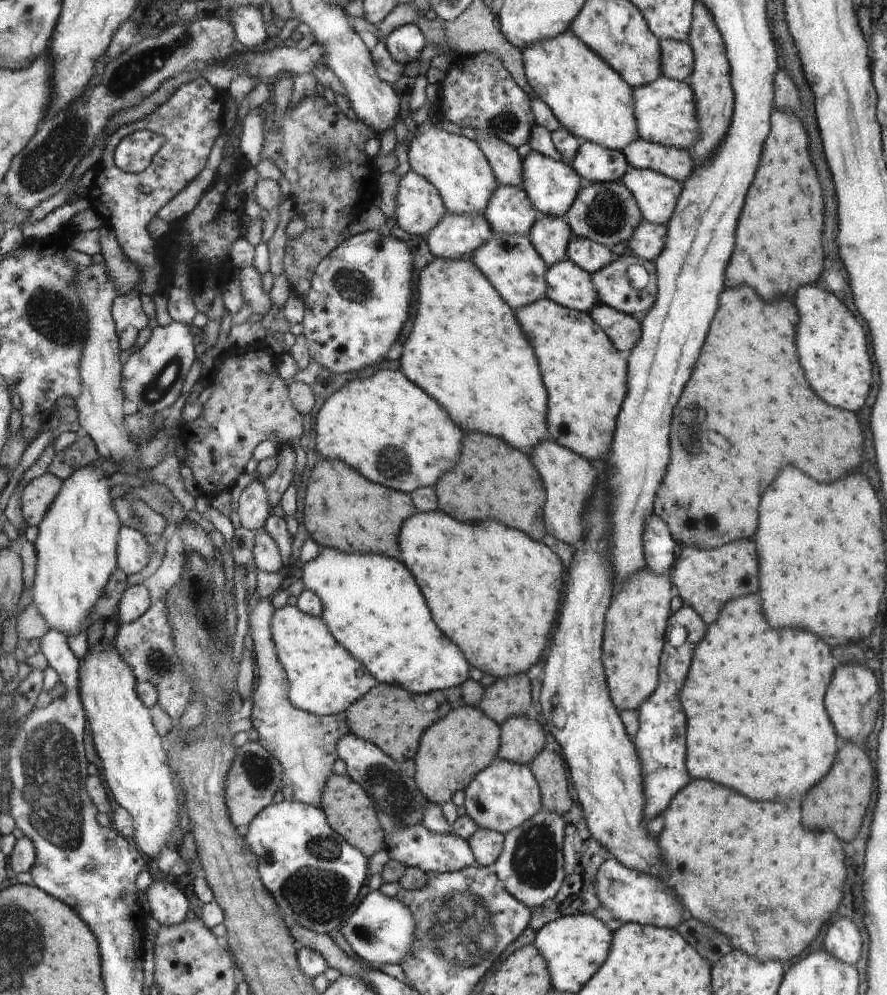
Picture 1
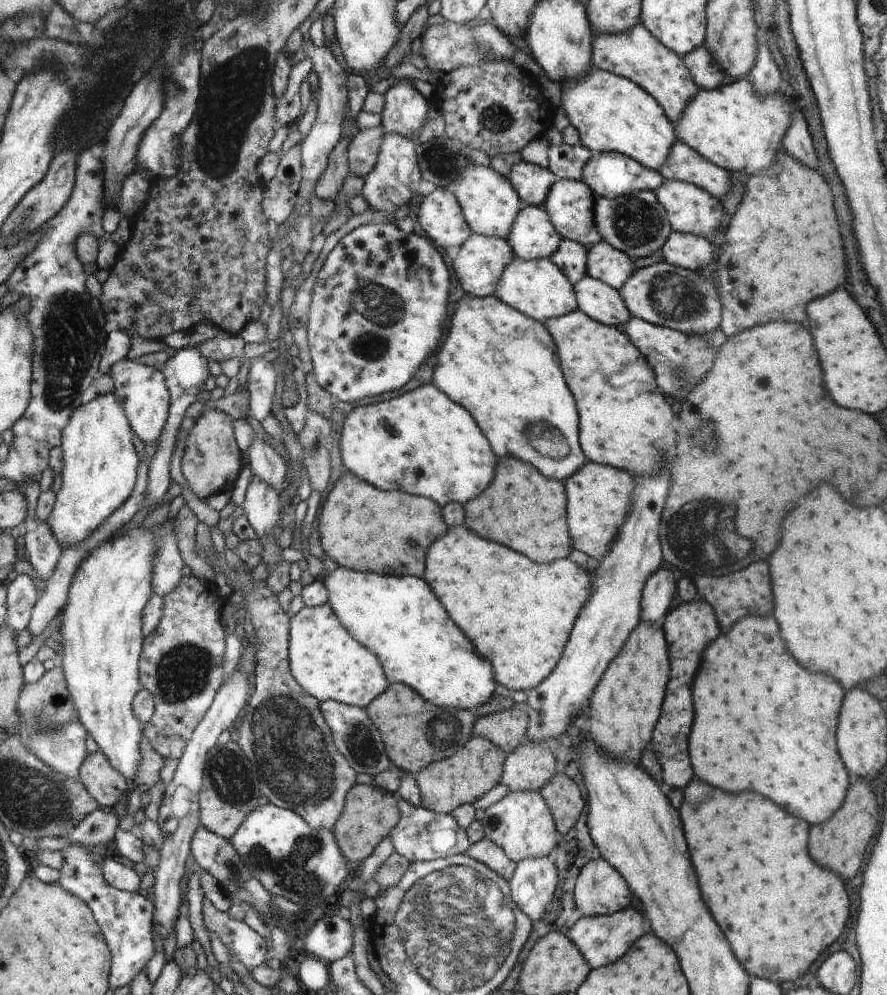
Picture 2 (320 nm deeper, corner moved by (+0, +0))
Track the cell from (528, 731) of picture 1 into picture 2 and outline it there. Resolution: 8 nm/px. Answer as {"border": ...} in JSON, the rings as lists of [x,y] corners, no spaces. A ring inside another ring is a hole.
{"border":[[[528,741],[508,754],[503,782],[510,791],[539,791],[556,774],[546,741]]]}

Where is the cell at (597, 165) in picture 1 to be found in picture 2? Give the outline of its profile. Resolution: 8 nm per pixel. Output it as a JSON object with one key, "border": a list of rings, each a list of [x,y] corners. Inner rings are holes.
{"border":[[[592,152],[591,158],[583,170],[581,181],[591,187],[595,196],[613,199],[636,191],[656,192],[664,185],[665,179],[659,171],[642,166],[636,162],[636,159],[630,158],[628,155],[617,152]]]}

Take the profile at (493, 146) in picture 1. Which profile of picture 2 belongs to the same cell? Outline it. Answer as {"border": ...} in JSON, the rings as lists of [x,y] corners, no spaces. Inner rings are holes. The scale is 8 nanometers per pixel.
{"border":[[[526,161],[516,164],[507,177],[528,205],[543,205],[558,180],[550,169]]]}

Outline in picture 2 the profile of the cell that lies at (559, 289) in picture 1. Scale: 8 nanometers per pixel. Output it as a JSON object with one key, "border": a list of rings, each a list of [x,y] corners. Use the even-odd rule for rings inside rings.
{"border":[[[586,274],[574,284],[574,289],[579,309],[590,318],[620,329],[631,320],[631,311],[615,287]]]}

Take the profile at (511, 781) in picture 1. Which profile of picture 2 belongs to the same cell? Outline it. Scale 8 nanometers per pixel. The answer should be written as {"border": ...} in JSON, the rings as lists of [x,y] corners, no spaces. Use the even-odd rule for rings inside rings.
{"border":[[[510,791],[500,802],[486,809],[481,823],[484,837],[495,842],[515,863],[530,857],[550,857],[558,846],[556,837],[554,837],[557,828],[551,810],[539,791]]]}

